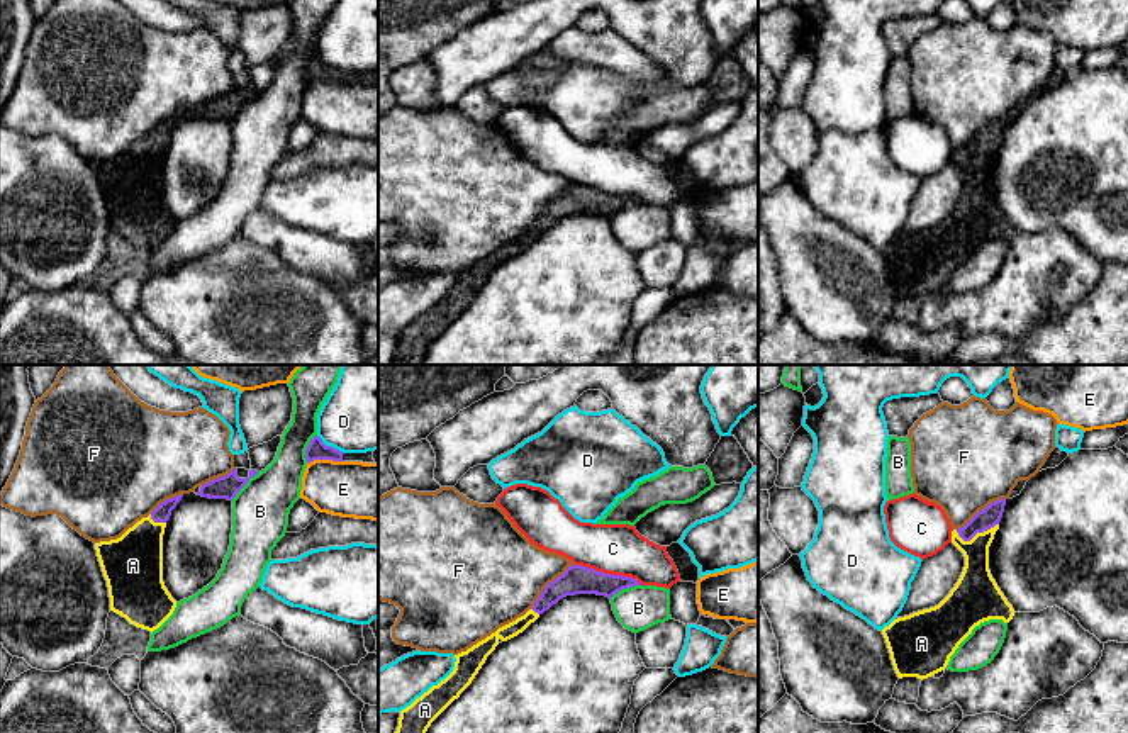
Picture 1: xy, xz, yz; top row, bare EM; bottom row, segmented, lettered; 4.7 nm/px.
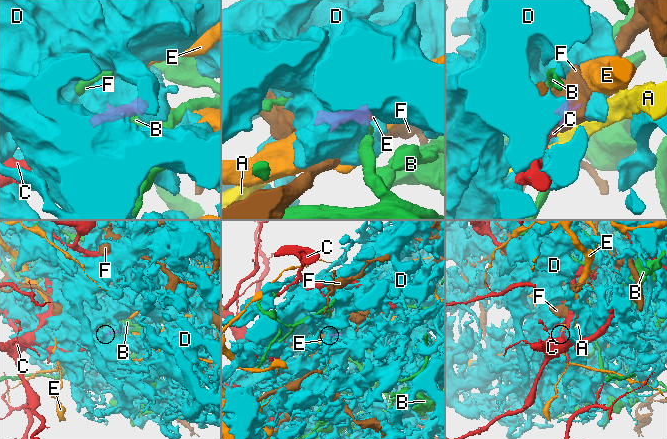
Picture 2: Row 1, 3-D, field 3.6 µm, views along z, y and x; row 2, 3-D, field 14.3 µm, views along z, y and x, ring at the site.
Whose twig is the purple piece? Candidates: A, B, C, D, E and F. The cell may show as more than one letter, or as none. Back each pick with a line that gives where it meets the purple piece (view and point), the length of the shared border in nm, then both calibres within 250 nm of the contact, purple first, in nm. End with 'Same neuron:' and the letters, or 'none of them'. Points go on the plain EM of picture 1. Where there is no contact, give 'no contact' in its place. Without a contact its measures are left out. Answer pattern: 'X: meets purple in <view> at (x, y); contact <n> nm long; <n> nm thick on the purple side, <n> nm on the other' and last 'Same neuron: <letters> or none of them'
A: meets purple in yz at (976, 153); contact 220 nm long; 100 nm thick on the purple side, 180 nm on the other
Same neuron: A

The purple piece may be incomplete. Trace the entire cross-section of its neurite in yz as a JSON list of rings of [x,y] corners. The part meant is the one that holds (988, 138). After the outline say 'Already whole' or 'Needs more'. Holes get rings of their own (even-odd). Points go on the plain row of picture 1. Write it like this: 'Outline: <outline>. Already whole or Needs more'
Outline: [[[1006,119],[991,122],[979,131],[963,148],[952,151],[952,163],[963,173],[963,192],[950,214],[935,227],[894,239],[882,249],[894,290],[899,299],[928,299],[947,288],[950,277],[975,246],[989,239],[1009,243],[1014,236],[989,190],[989,166],[999,149]]]. Needs more

